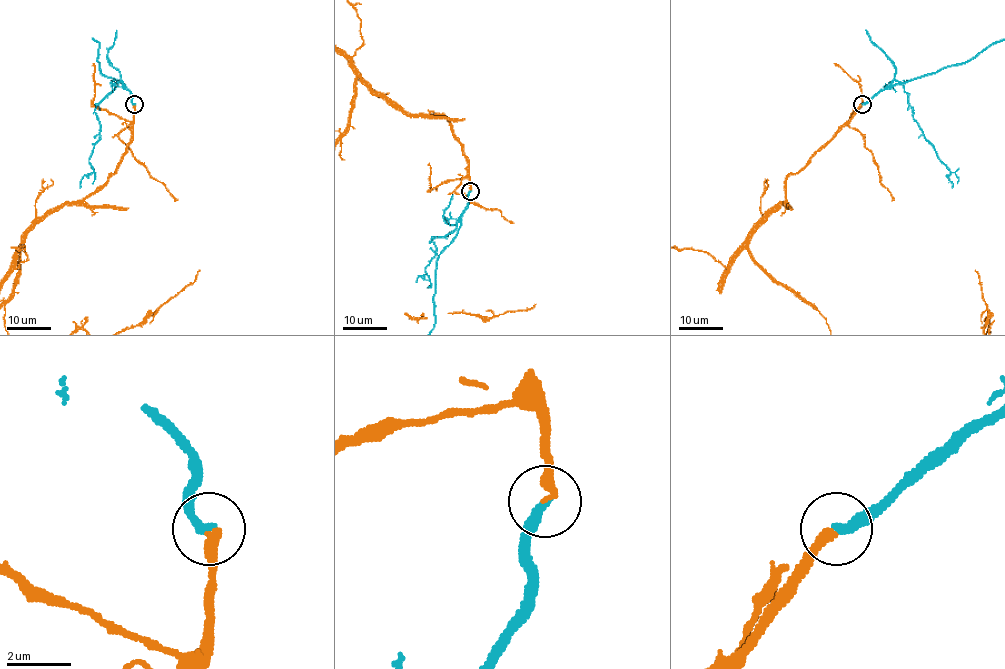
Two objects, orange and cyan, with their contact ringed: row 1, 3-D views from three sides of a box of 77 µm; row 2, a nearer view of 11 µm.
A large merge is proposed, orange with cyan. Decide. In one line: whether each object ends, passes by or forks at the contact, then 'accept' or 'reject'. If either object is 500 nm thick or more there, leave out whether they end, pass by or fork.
orange ends; cyan ends; accept

